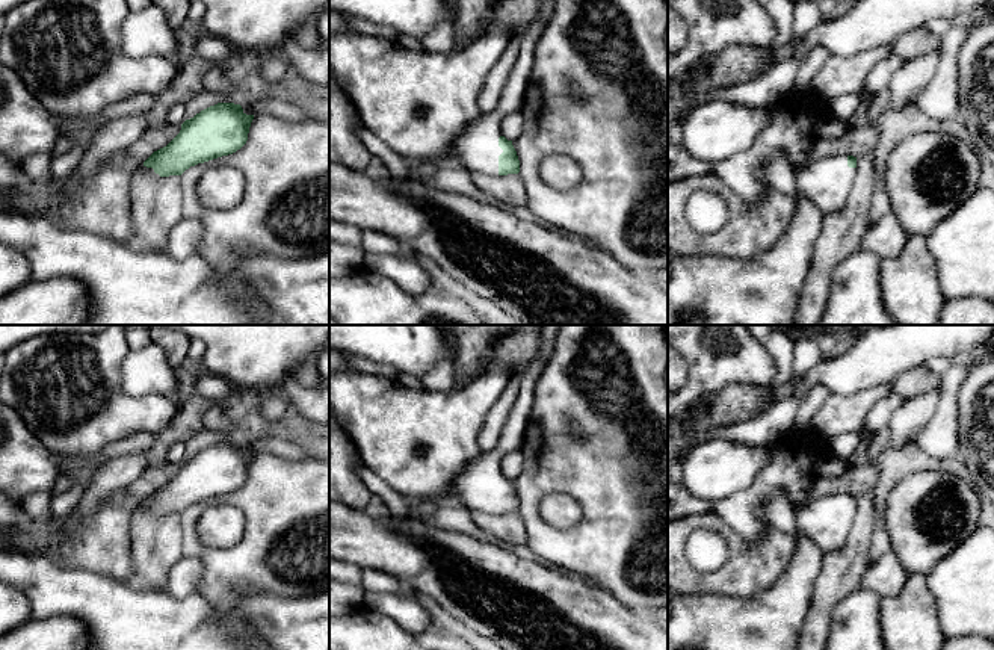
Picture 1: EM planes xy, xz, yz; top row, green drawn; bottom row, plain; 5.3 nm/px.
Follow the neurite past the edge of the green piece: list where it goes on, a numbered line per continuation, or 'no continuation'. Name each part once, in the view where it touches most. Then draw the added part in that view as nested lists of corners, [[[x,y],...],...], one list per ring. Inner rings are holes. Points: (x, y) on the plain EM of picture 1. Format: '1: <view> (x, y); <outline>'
1: xz (476, 485); [[[495,447],[470,461],[450,482],[449,494],[459,497],[468,511],[497,514],[499,494],[503,491],[499,485],[503,455]]]

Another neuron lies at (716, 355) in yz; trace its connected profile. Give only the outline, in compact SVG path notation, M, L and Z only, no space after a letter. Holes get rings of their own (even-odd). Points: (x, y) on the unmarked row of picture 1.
M668 325L668 345L675 348L689 366L683 387L668 392L668 422L686 411L695 401L728 384L770 387L776 372L770 354L745 325Z

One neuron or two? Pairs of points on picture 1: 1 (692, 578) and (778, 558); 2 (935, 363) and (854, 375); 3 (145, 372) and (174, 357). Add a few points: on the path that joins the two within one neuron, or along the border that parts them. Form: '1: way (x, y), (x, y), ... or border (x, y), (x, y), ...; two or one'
1: way (713, 581), (728, 581), (757, 567); one
2: border (950, 357), (929, 357), (923, 363); two
3: border (153, 340), (160, 346), (168, 363), (177, 372); two

